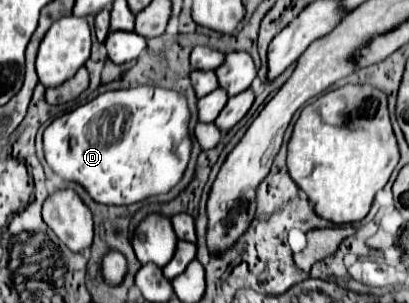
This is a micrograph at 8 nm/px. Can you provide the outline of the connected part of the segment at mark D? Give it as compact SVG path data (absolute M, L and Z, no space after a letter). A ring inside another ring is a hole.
M142 84L104 92L44 130L44 156L58 178L80 184L94 202L130 206L166 194L182 180L192 154L188 124L186 96L174 90Z

